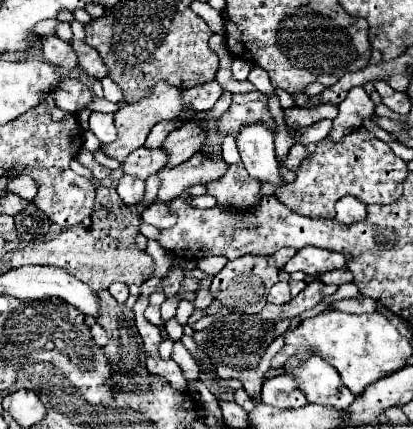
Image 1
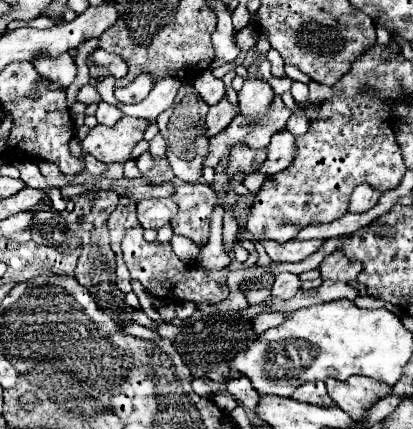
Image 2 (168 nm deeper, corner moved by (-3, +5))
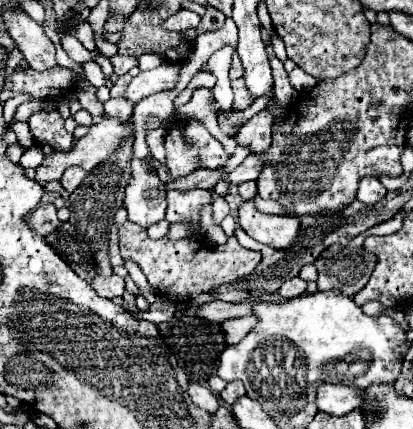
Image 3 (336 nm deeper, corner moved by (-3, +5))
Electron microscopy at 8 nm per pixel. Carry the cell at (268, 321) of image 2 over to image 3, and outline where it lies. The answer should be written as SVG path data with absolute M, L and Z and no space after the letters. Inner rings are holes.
M248 316L248 318L234 318L234 320L226 320L222 324L224 328L224 334L226 334L226 340L228 344L238 344L248 332L252 332L258 324L258 318L256 316Z

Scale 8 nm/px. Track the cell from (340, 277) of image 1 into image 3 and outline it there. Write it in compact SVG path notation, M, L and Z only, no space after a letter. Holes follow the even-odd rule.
M334 244L316 258L318 290L340 290L346 296L360 292L376 266L376 256L362 248Z

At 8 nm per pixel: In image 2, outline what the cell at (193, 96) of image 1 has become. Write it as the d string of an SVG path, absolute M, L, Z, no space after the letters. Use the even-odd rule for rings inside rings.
M180 86L174 104L158 116L160 134L166 138L166 156L178 180L198 182L204 168L204 156L208 156L210 136L204 136L204 118L208 114L206 102L196 94L194 86Z

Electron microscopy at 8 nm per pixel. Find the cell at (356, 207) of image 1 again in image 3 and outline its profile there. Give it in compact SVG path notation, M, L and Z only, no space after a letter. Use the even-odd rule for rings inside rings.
M364 178L358 188L358 200L362 204L376 204L386 196L386 188L380 184L378 178Z

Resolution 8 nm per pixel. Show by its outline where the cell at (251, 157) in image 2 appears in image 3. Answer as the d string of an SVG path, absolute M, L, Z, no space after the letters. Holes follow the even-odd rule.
M262 110L254 118L250 118L236 134L236 142L238 146L244 146L254 154L266 152L272 142L272 116Z

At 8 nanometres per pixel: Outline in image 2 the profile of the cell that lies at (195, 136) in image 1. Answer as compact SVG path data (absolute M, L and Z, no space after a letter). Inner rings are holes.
M224 94L224 98L216 104L210 106L210 112L206 116L206 126L208 126L208 136L216 136L220 134L224 128L228 128L228 124L232 122L232 118L238 114L240 110L228 100L228 96Z

